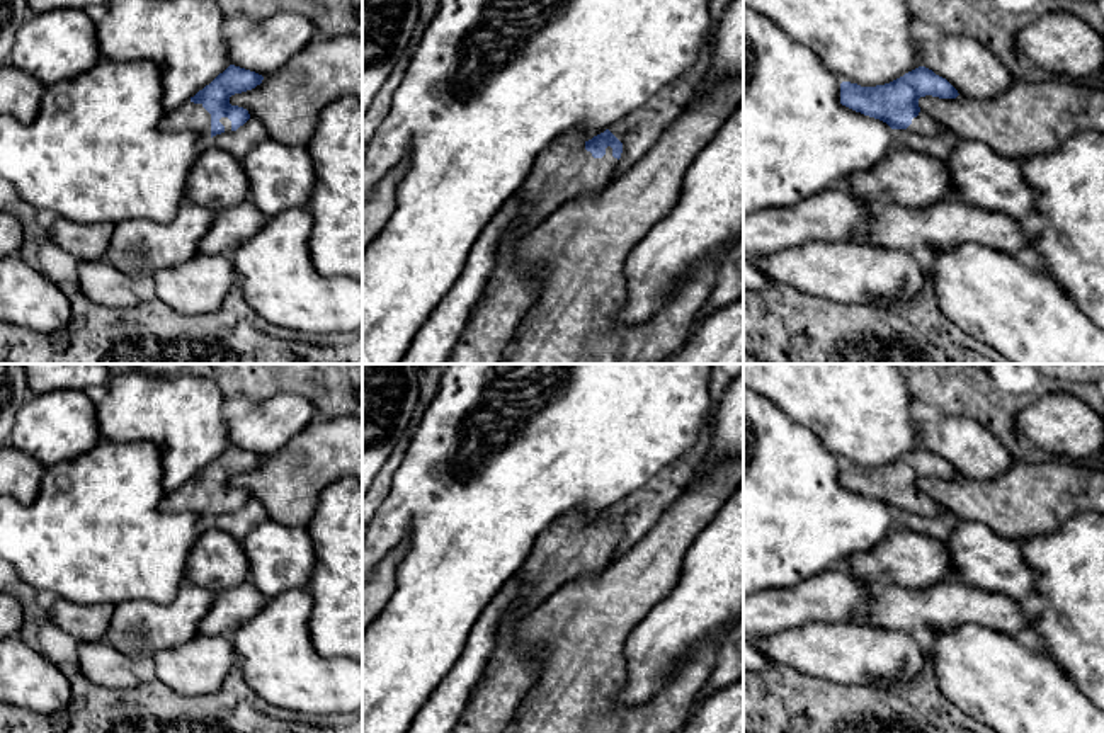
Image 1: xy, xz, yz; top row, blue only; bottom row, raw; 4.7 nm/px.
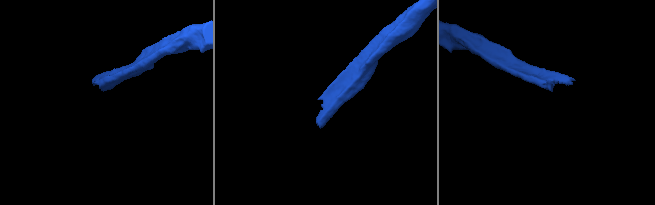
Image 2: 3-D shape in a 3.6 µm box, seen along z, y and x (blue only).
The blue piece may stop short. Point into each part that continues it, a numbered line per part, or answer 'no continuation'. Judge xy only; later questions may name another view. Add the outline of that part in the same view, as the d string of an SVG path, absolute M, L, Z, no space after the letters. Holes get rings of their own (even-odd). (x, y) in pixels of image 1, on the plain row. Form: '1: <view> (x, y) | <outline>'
1: xy (189, 497) | M187 481L177 490L165 495L162 502L162 510L170 514L194 512L209 520L211 495L202 488L202 485L194 485Z

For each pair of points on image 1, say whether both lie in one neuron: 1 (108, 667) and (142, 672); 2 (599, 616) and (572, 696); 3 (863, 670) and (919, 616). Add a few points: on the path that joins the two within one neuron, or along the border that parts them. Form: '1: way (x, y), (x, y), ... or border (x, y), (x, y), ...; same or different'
1: way (116, 670), (133, 672); same
2: way (580, 636), (579, 676); same
3: border (863, 623), (907, 631), (922, 640); different

